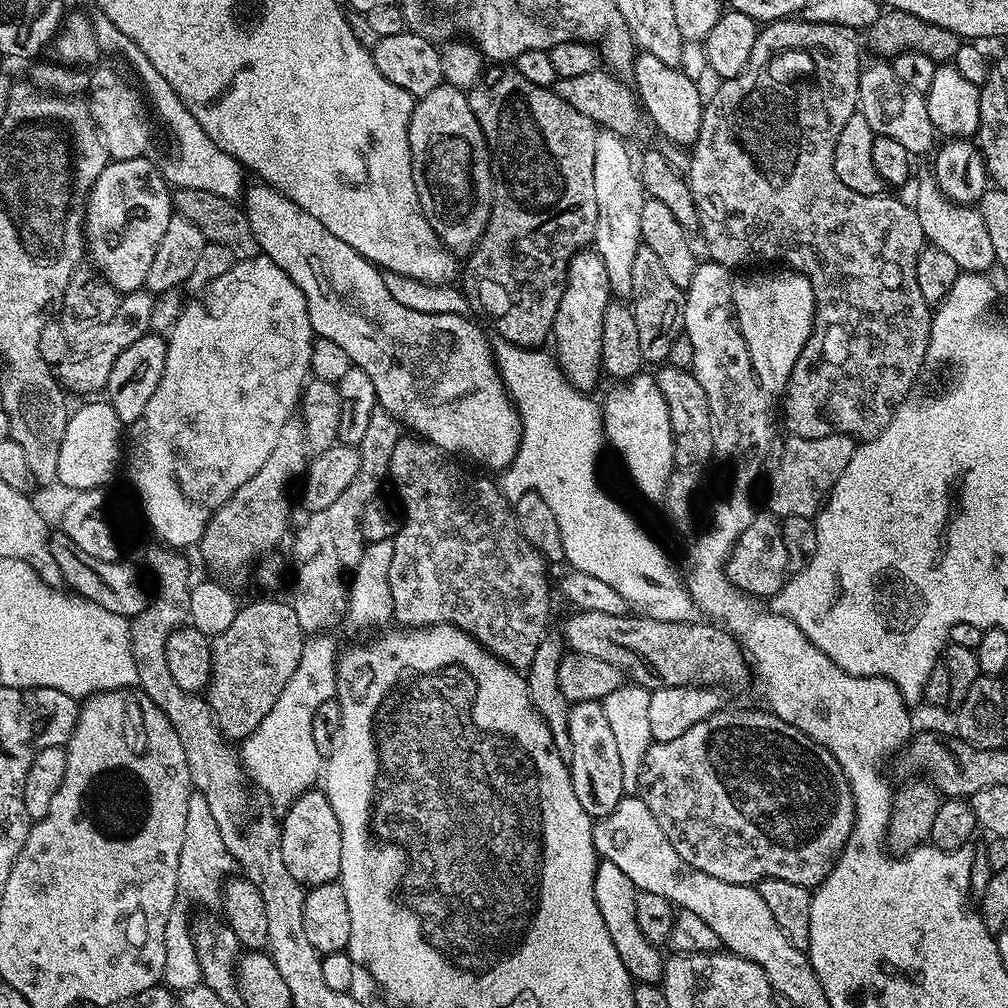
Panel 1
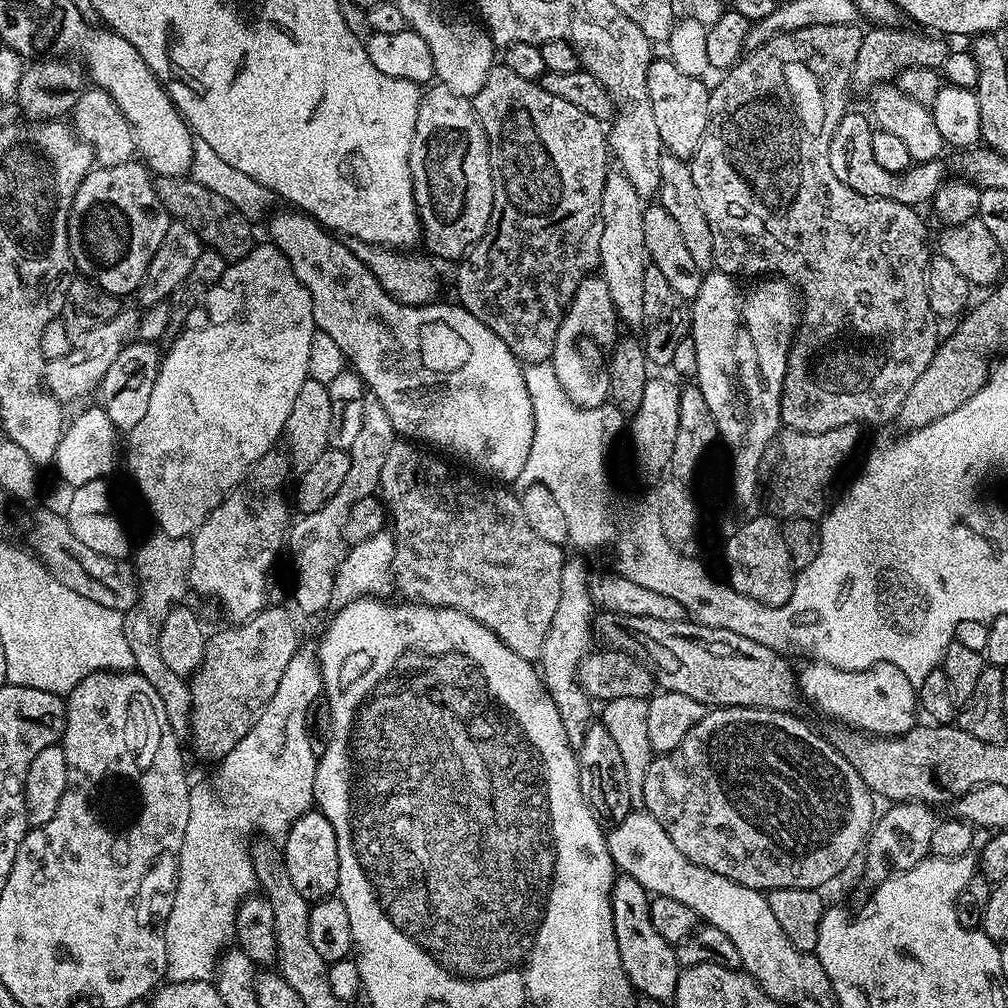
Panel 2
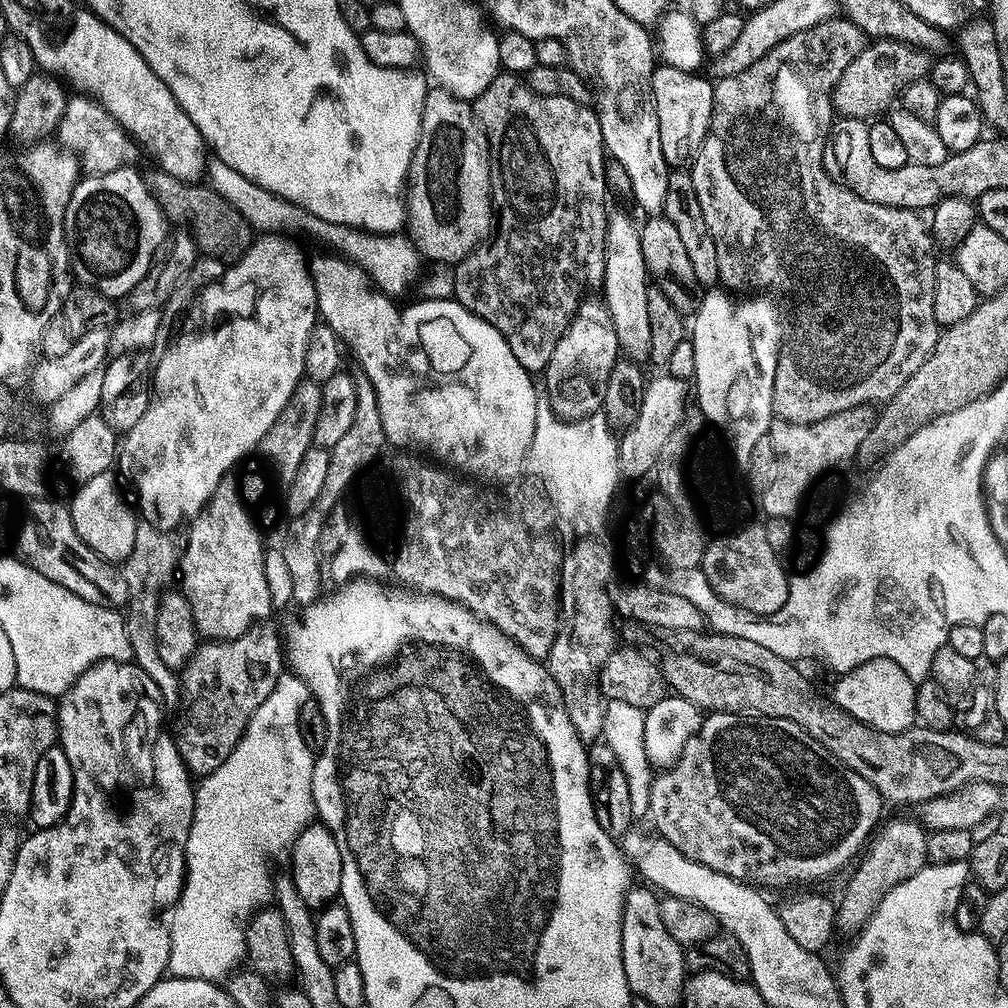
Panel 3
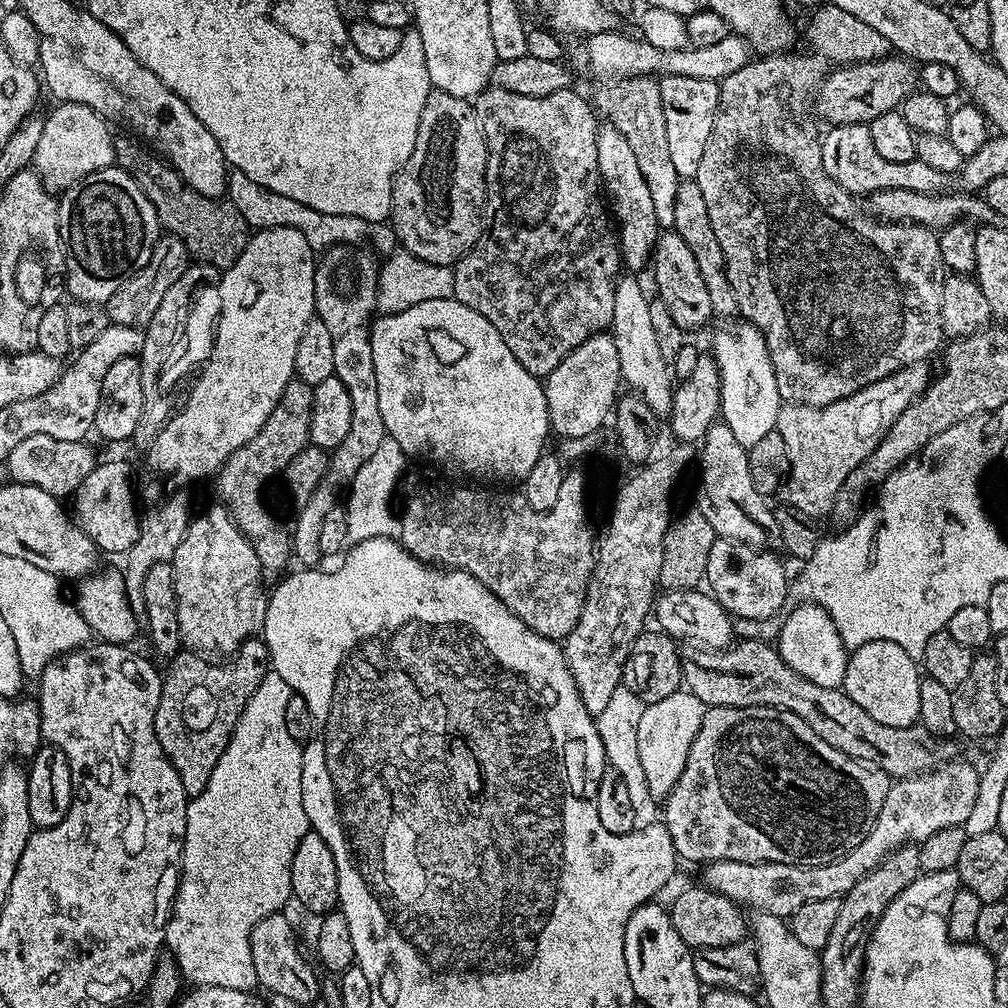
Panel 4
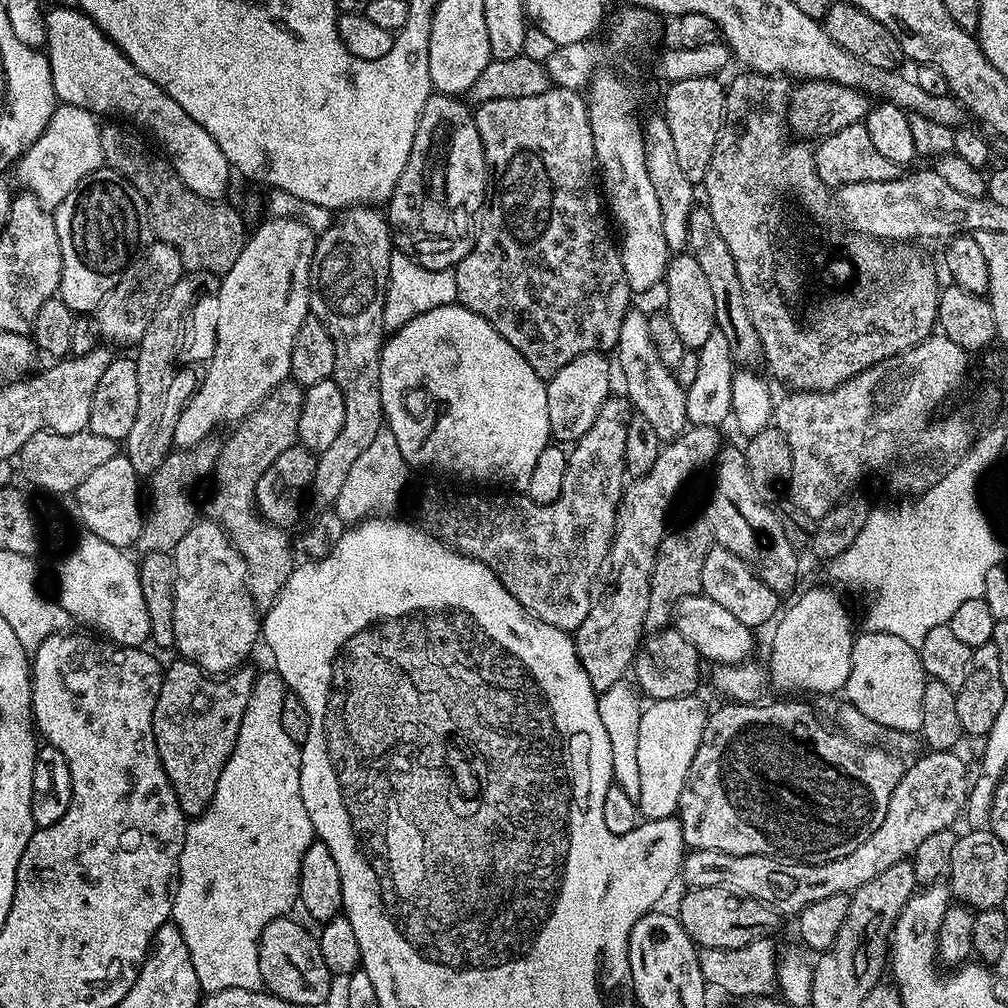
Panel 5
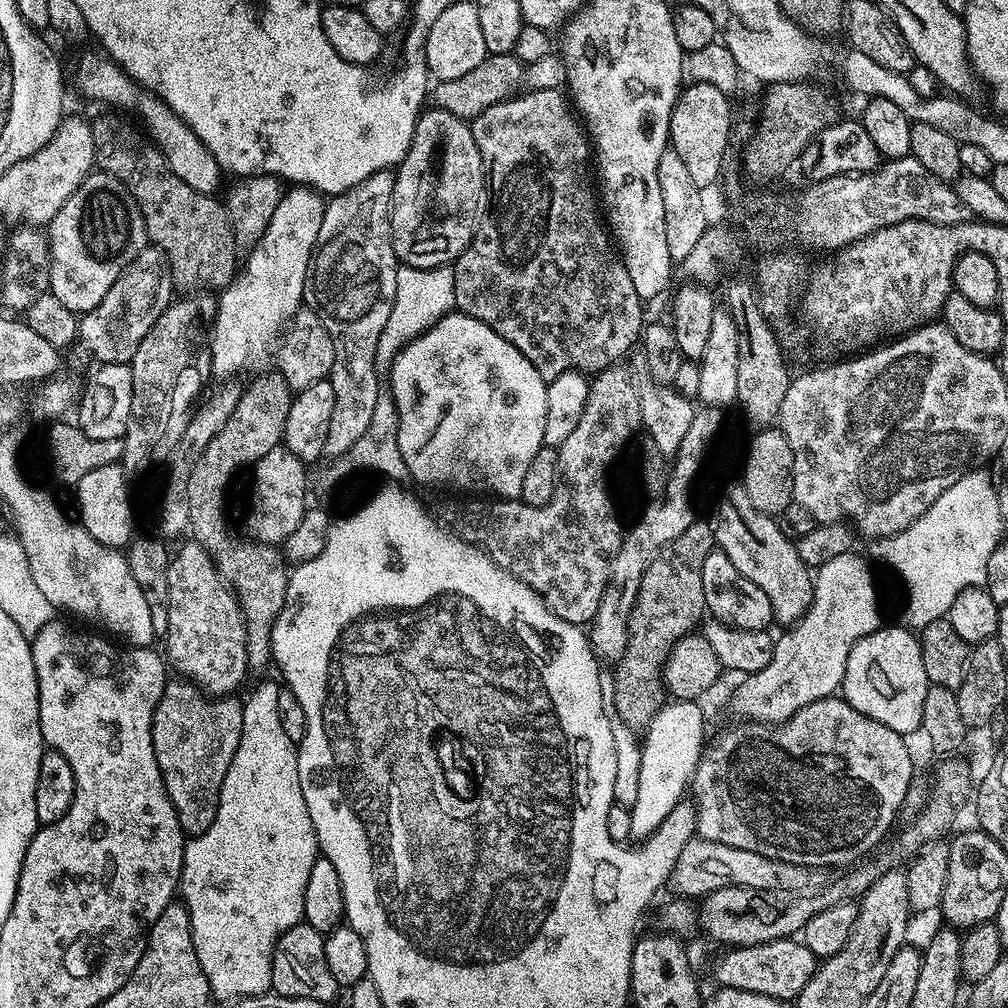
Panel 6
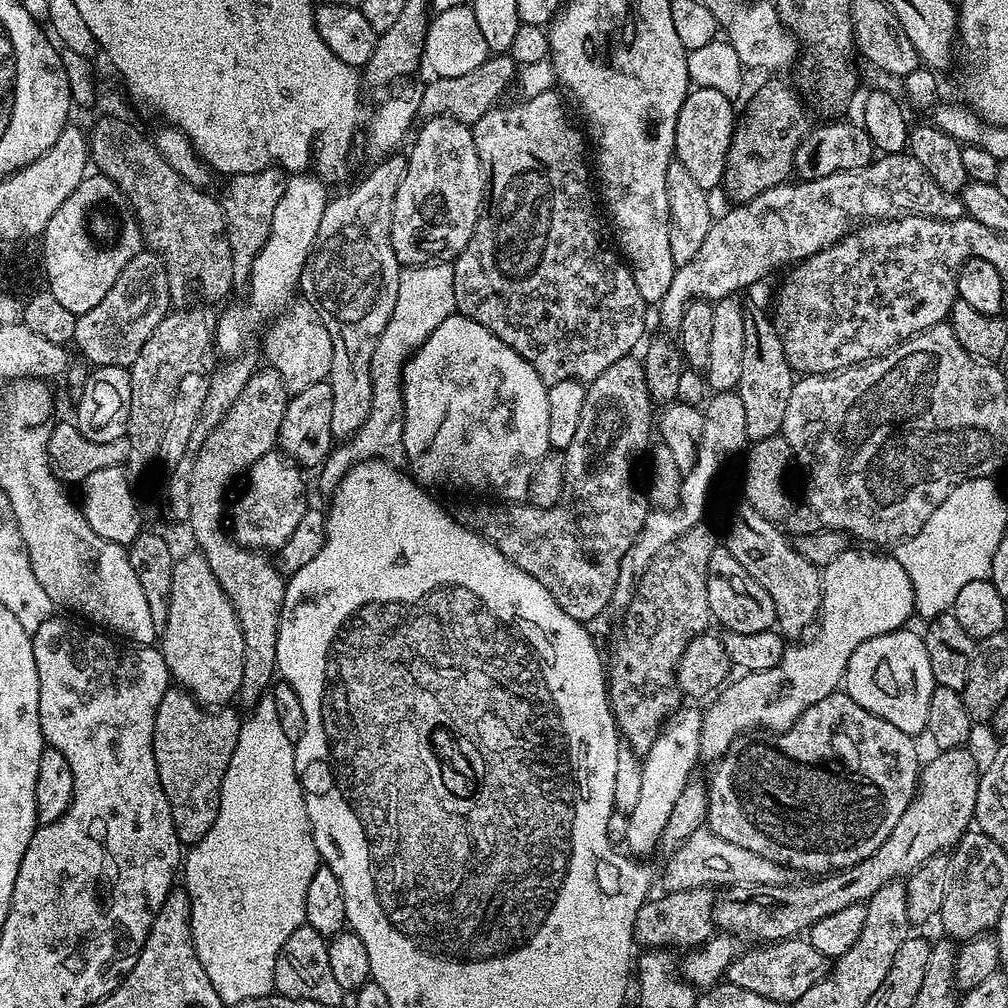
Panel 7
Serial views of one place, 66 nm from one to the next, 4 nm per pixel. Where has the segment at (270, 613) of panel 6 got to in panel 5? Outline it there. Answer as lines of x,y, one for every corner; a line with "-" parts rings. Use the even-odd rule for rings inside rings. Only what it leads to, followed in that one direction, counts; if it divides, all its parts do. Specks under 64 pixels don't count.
289,378
271,392
259,406
245,416
231,429
228,441
224,445
219,445
216,453
216,463
214,465
214,481
216,489
212,492
212,512
211,519
215,520
224,533
232,539
232,544
242,554
246,562
248,571
248,589
254,598
257,609
267,610
272,603
282,594
286,582
290,578
294,561
292,561
292,548
294,552
294,540
287,536
285,529
278,524
272,524
265,516
260,515
260,509
256,507
256,483
262,474
274,464
274,458
278,454
286,454
292,444
297,443
298,434
298,414
302,414
302,402
304,401
304,388
297,384
295,380

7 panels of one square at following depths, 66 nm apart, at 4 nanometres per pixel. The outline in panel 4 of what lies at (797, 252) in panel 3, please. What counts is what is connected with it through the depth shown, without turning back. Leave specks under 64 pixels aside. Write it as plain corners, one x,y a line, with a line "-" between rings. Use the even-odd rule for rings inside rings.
824,2
811,13
812,21
808,24
808,44
812,47
812,56
808,52
792,52
784,50
779,54
768,54
763,58
753,59
746,63
740,70
736,70
728,77
719,81
720,86
720,109
714,118
714,130
710,134
710,142
706,142
706,150
702,154
702,163
698,165
698,174
694,178
698,190
702,190
702,198
706,202
706,214
710,214
710,226
714,229
714,235
718,237
718,246
722,246
722,258
726,262
726,278
730,278
733,286
739,285
740,267
746,258
746,230
750,226
748,212
755,208
761,208
768,212
770,231
774,238
774,275
784,292
784,300
788,300
788,313
792,316
796,340
808,348
808,352
813,352
820,356
818,364
804,364
796,376
780,376
778,382
778,394
781,401
793,404
812,404
815,408
838,402
844,396
854,394
859,388
865,388
867,384
881,380
904,368
907,364
916,364
927,361
928,355
941,347
940,340
945,339
940,321
940,307
942,306
942,286
944,285
945,273
942,271
942,254
940,253
940,237
933,229
923,228
921,224
894,224
885,222
879,218
873,218
863,207
859,208
857,197
847,192
822,166
822,139
821,129
816,129
817,121
813,113
804,109
804,103
809,103
810,97
815,93
819,83
828,75
833,66
847,66
850,64
863,64
865,60
882,60
889,55
890,45
878,30
866,26
866,22
854,18
846,10
838,10
831,2

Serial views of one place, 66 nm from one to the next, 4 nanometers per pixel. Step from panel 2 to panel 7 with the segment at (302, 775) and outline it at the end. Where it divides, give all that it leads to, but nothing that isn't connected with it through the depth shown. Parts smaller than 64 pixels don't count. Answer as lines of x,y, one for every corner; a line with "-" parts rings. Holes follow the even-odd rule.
264,693
249,712
250,716
241,721
238,742
222,782
218,818
214,818
210,834
191,845
182,860
182,887
192,903
192,941
198,962
202,962
210,986
218,990
225,1006
239,1006
273,991
276,956
286,938
305,924
306,890
322,866
297,777
295,743
279,725
271,693

